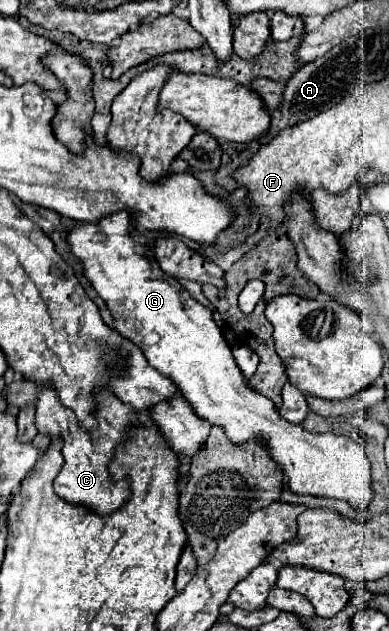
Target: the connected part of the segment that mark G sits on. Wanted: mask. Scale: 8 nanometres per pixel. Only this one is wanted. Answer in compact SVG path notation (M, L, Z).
M125 211L105 215L95 223L65 219L63 227L67 229L67 245L83 263L87 281L107 303L115 329L139 345L149 365L169 375L185 395L173 395L151 407L151 419L173 451L193 457L203 447L211 425L221 425L233 443L261 435L277 465L283 467L291 491L347 499L361 511L369 507L371 475L363 449L349 437L305 433L301 425L285 421L269 397L253 393L211 311L197 303L175 277L163 273L147 247L131 239Z

